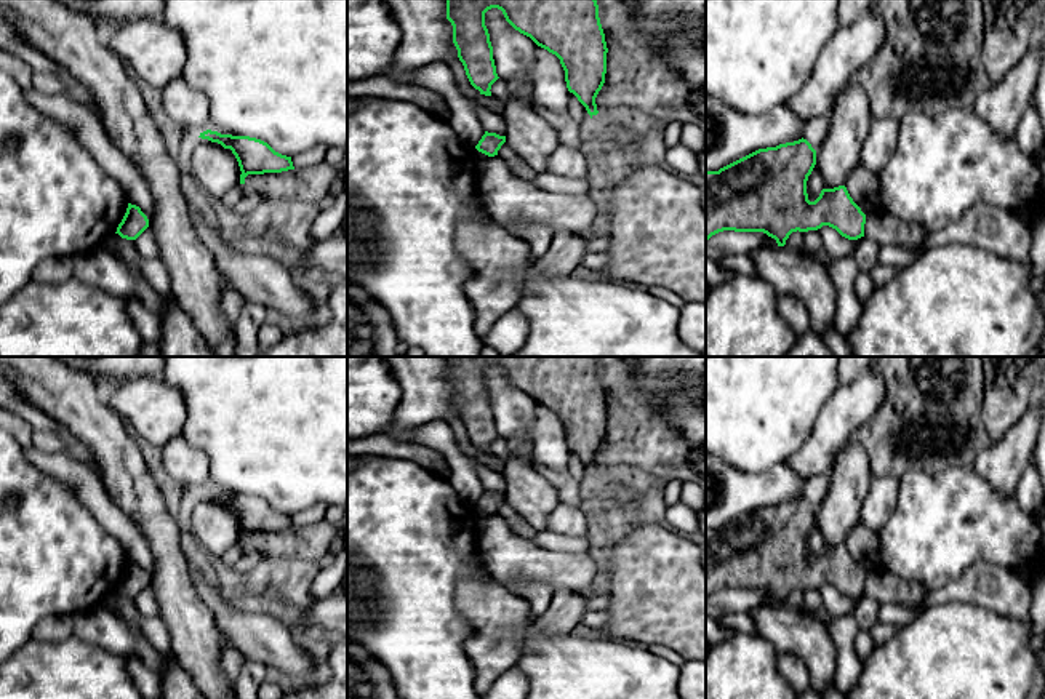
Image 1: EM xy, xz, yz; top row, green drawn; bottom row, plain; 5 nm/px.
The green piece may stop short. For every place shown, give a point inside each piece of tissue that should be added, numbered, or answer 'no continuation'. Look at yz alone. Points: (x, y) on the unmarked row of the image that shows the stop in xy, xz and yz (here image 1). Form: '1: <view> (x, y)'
no continuation

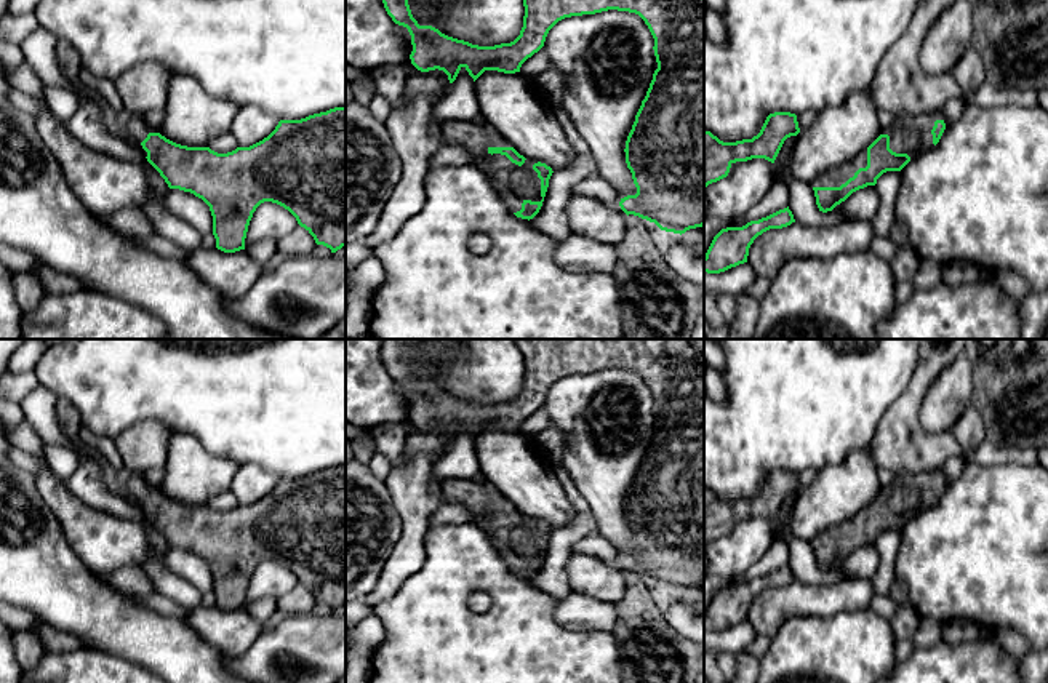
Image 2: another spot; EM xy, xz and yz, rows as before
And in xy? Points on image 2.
1: xy (130, 485)

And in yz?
1: yz (834, 536)

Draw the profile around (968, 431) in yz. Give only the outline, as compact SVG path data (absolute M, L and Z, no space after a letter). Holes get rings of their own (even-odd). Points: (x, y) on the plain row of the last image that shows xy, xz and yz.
M968 405L952 429L955 441L962 446L962 459L968 464L968 456L973 448L978 448L986 440L986 425L981 413Z

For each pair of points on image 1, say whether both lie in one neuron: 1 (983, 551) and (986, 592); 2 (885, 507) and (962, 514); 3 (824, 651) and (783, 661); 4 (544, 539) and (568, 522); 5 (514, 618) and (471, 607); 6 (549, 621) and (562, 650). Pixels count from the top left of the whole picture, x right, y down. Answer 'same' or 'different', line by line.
1: different
2: different
3: different
4: different
5: same
6: different

